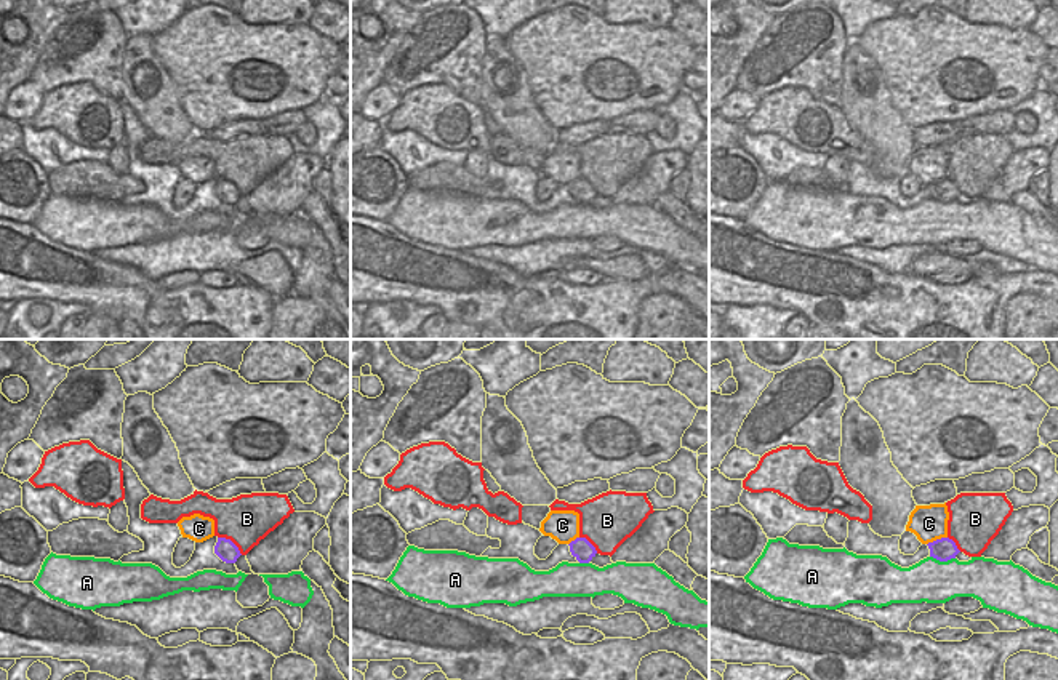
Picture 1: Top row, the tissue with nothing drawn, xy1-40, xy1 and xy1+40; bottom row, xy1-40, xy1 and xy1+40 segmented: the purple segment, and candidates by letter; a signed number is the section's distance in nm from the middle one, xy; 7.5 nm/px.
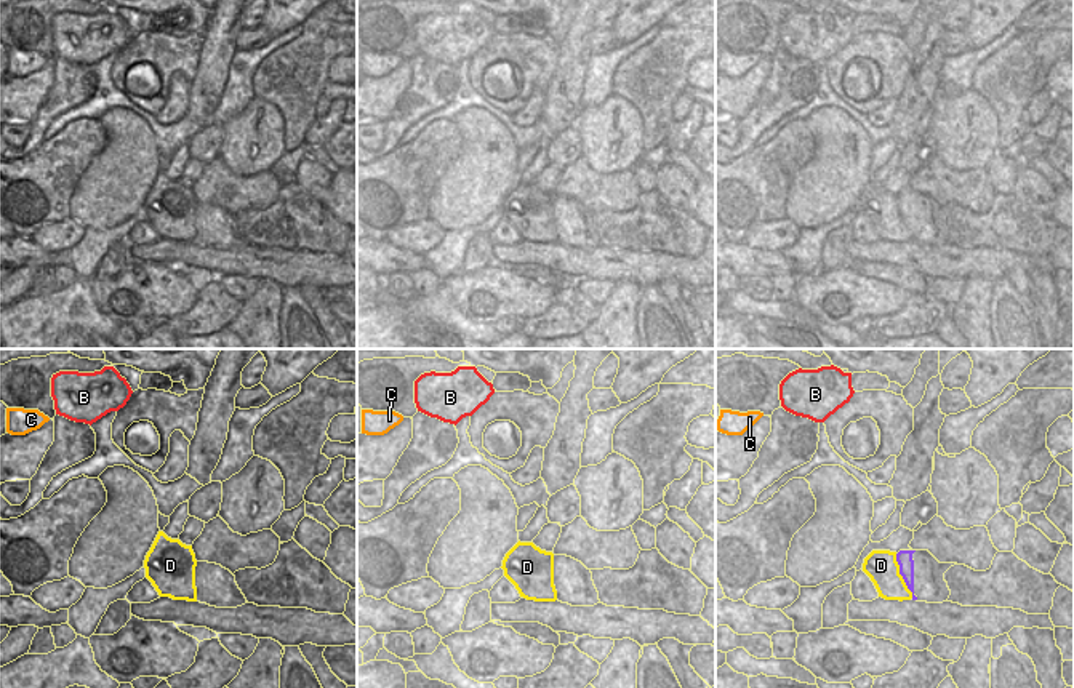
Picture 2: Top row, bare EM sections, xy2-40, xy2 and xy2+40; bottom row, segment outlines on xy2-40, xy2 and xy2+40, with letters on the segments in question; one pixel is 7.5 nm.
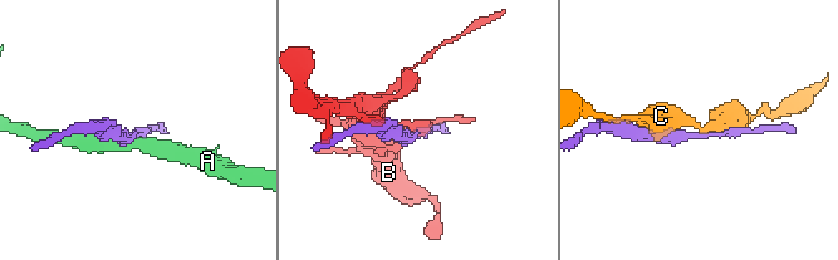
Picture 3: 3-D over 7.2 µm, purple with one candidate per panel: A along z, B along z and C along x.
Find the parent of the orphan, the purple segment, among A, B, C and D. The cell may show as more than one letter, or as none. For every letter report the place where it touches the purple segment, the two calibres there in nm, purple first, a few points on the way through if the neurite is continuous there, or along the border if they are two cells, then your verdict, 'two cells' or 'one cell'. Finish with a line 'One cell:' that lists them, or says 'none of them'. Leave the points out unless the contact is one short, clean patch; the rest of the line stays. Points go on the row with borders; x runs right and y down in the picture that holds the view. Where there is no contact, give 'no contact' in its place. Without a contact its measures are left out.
A: contact xy1+40 (943, 560); calibres 170 and 320 nm; two cells
B: contact xy1-40 (231, 541); calibres 150 and 380 nm; two cells
C: contact xy1+40 (937, 540); calibres 170 and 260 nm; two cells
D: contact xy2+40 (901, 575); calibres 120 and 240 nm; way xy2+40 (903, 557), (901, 575), (893, 575), (881, 565); one cell
One cell: D

